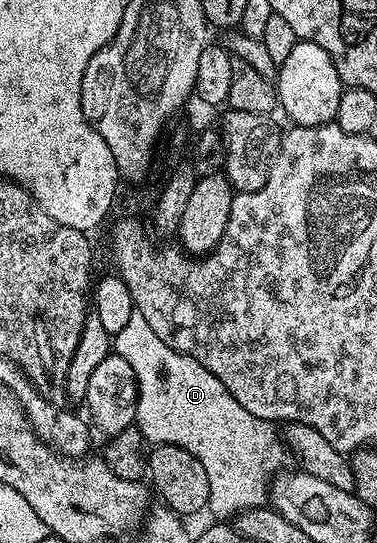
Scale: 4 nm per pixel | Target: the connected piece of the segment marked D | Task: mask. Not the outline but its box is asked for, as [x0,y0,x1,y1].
[113,311,285,515]

